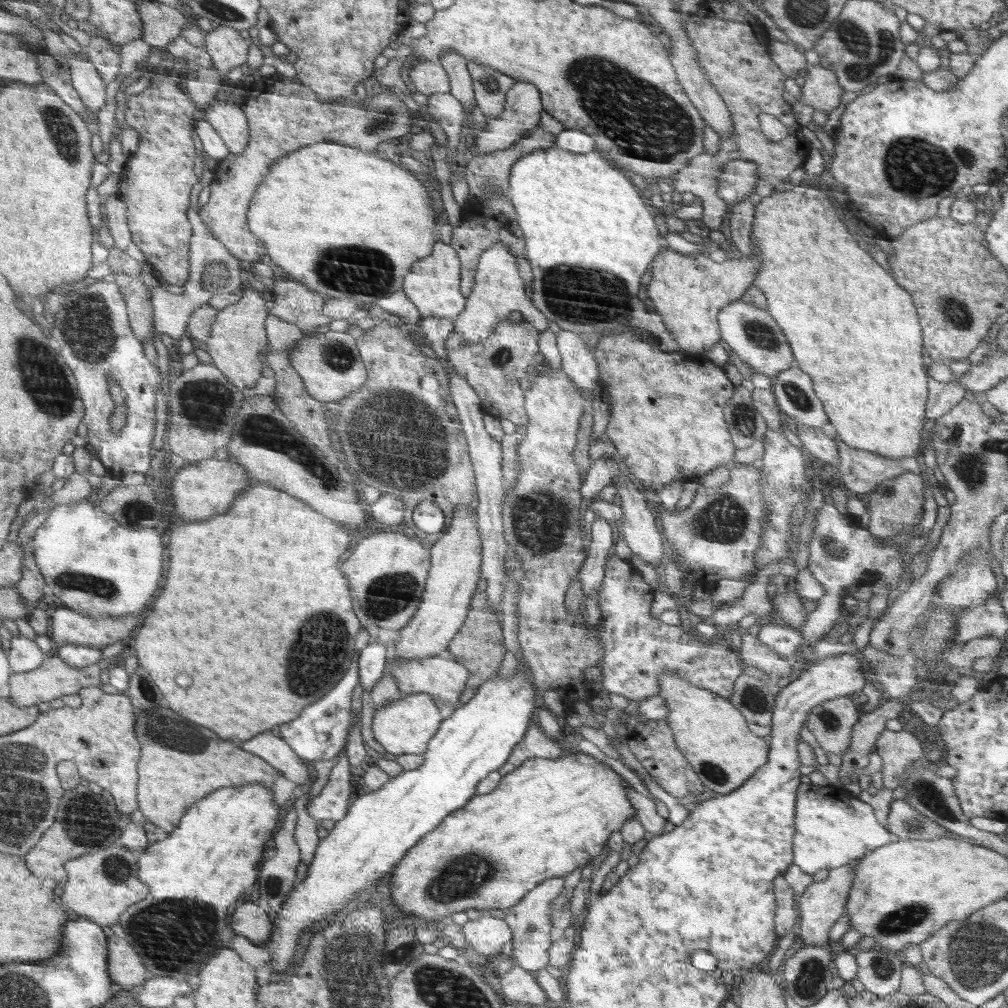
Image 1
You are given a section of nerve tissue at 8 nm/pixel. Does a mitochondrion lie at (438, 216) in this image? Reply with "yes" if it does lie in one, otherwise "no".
no

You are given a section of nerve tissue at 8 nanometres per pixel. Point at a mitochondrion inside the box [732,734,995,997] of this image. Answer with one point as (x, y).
(902, 920)

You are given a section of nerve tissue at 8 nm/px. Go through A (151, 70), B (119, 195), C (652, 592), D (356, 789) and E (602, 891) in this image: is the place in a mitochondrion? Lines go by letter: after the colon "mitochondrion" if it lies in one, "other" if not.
A: other
B: other
C: other
D: other
E: other

